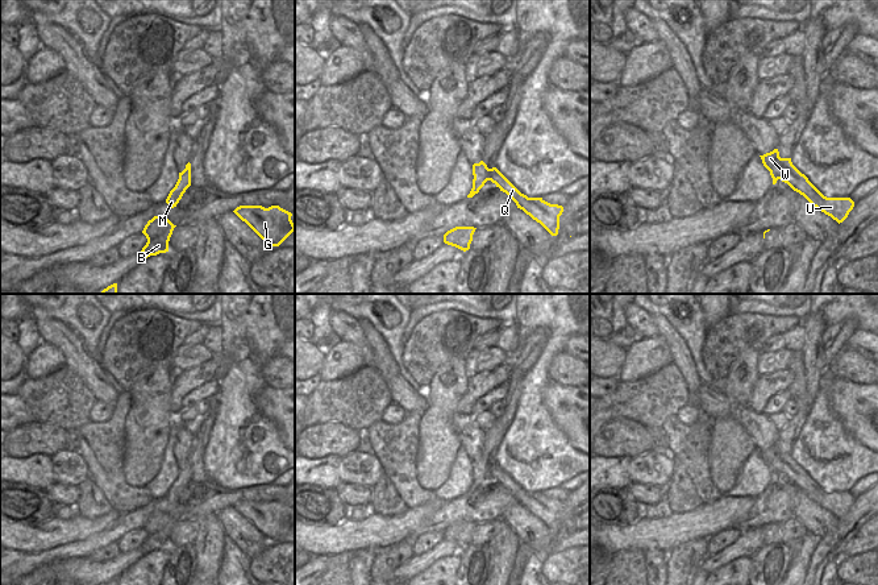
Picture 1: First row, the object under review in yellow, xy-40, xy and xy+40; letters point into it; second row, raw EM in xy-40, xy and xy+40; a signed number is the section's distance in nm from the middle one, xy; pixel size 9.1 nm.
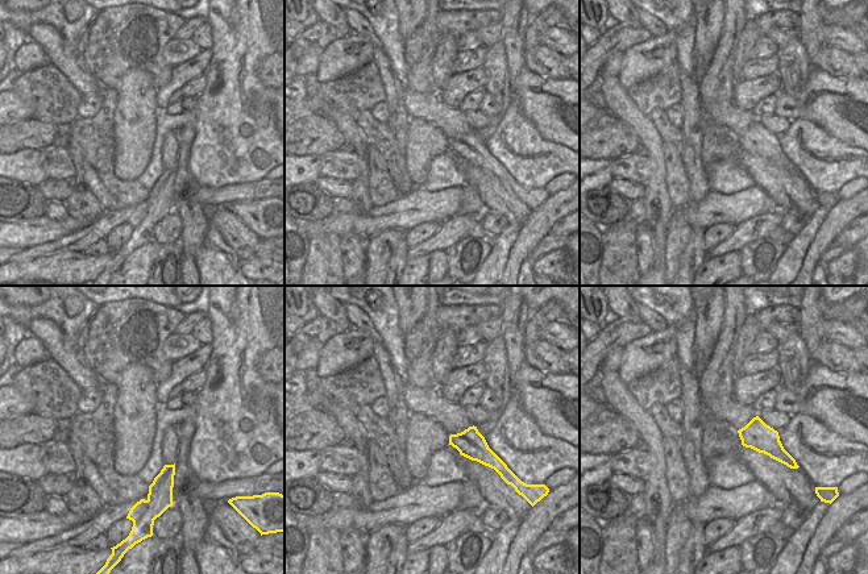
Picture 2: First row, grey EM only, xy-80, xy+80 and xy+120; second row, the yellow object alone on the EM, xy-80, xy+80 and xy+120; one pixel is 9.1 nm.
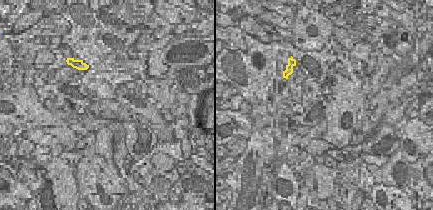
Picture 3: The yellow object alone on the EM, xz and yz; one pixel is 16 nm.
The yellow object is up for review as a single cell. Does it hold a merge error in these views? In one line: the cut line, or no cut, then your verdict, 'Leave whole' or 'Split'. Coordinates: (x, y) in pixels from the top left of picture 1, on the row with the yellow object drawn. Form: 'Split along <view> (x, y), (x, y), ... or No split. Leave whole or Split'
Split along xy (489, 169), (490, 179). Split

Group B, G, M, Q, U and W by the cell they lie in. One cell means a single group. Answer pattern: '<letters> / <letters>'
B M / G Q U W

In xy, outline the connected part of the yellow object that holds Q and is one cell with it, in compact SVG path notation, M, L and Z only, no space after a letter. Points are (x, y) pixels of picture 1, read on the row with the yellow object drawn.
M496 167L490 169L490 181L505 192L527 215L540 223L552 236L558 235L559 216L563 207L550 204L542 198L528 198L521 194Z

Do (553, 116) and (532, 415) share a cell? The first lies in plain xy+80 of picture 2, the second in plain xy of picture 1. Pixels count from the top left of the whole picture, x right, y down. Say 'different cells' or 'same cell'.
different cells

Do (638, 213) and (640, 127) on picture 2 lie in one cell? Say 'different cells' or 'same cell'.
different cells

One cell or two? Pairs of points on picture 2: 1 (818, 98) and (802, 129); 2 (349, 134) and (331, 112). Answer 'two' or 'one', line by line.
1: two
2: one

